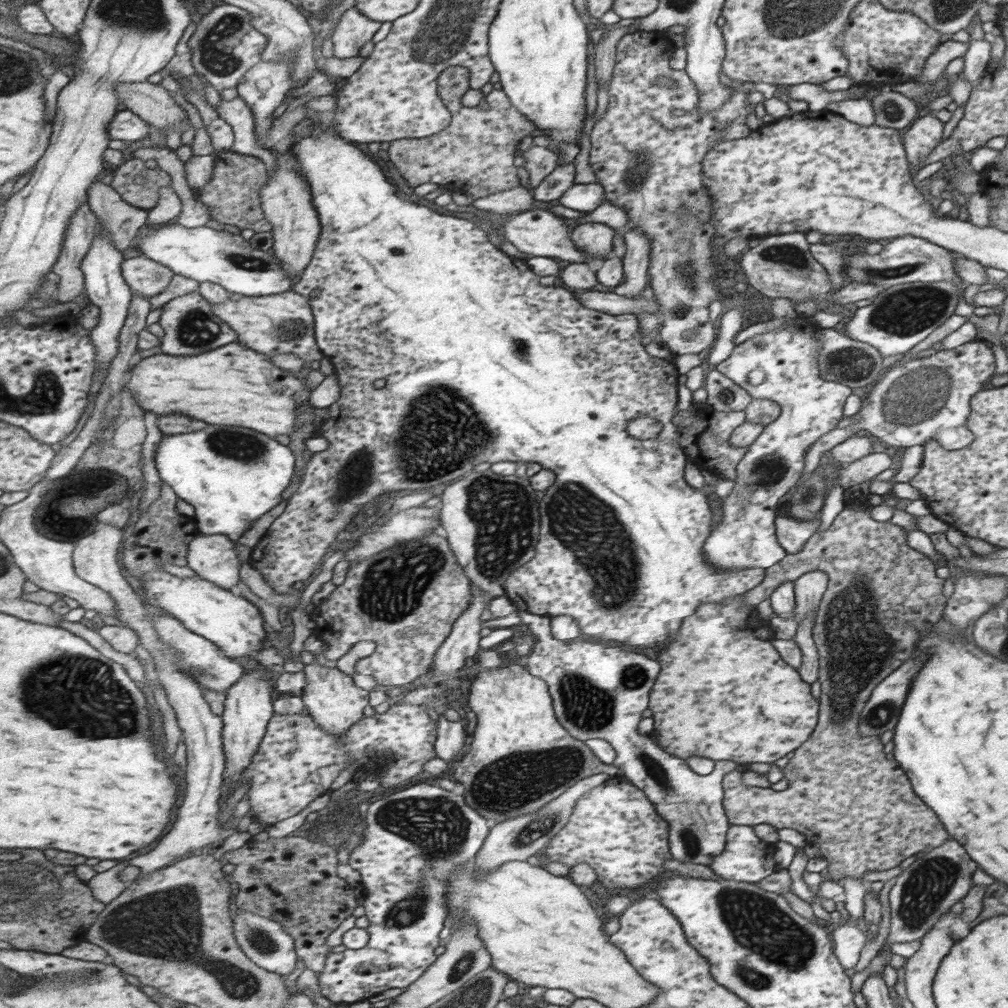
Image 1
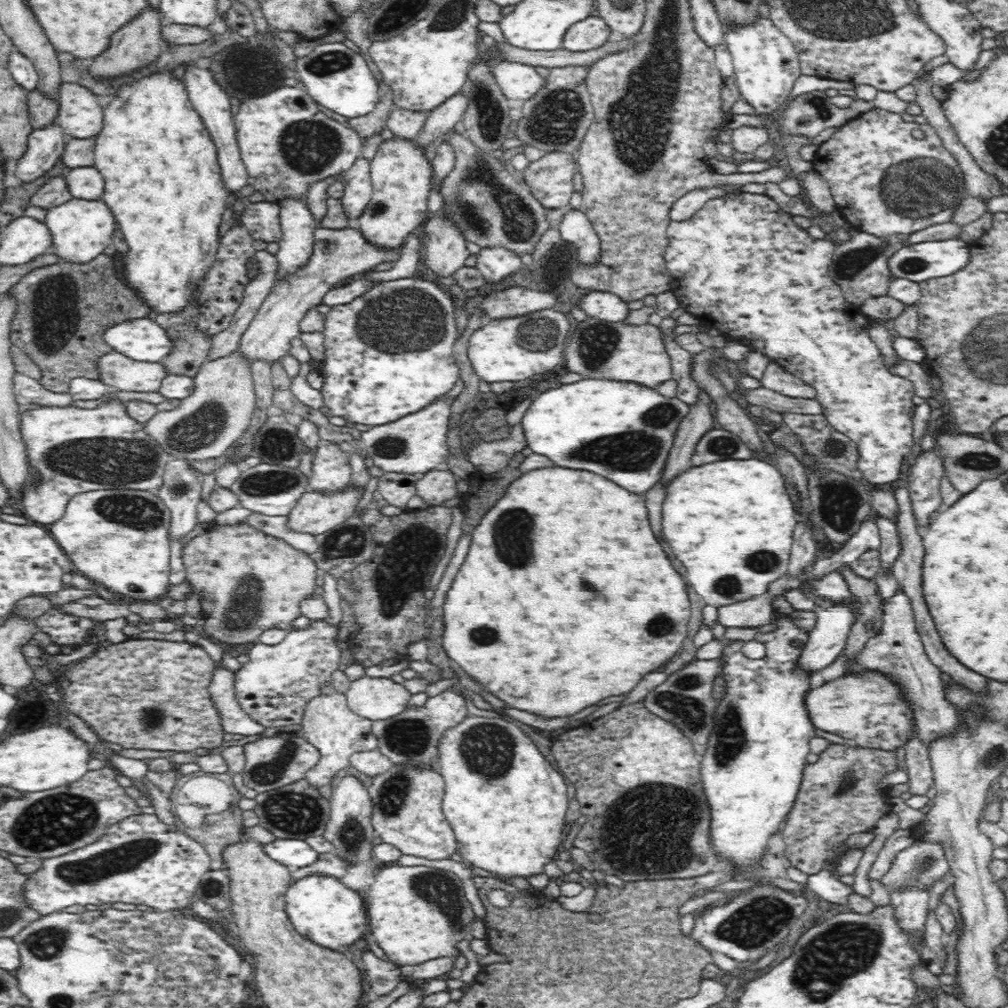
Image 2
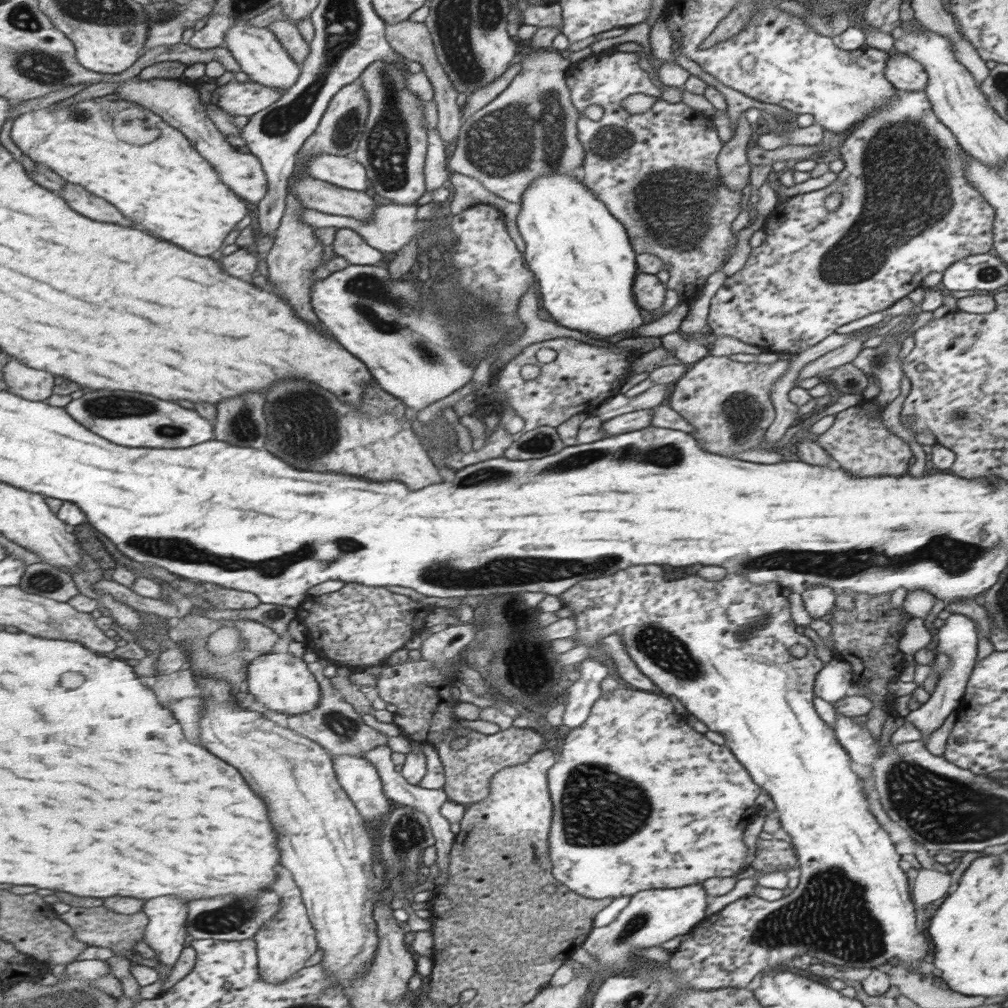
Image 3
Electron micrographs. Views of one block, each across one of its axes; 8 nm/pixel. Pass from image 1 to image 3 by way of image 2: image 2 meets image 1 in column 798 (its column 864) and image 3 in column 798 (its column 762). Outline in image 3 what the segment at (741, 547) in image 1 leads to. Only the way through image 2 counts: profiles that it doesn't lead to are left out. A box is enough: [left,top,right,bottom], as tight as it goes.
[707,90,996,355]

